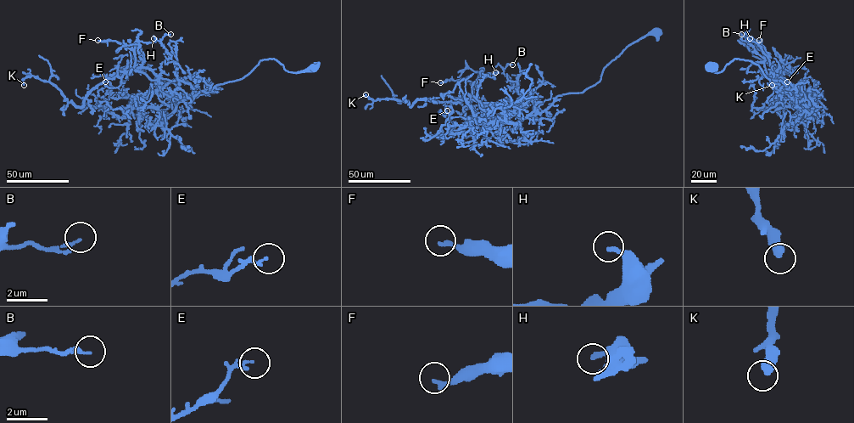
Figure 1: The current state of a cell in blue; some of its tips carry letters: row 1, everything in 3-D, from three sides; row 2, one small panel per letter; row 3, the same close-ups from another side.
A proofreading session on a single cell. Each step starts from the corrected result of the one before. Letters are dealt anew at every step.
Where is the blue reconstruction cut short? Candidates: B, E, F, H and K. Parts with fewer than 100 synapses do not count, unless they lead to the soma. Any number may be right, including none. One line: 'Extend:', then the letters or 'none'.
Extend: none

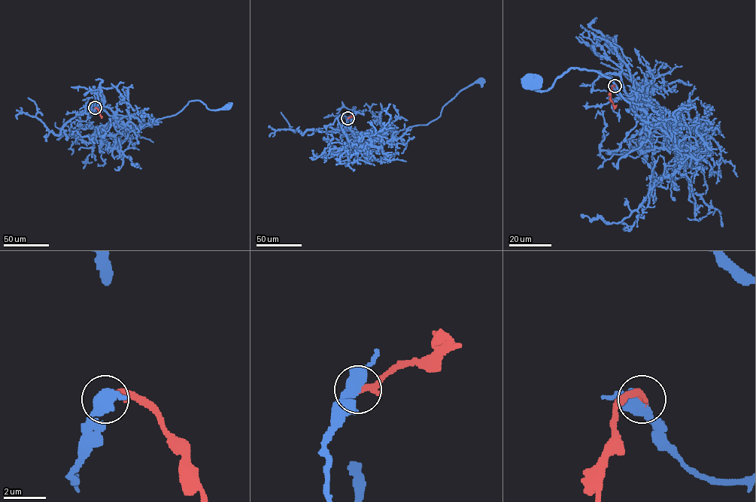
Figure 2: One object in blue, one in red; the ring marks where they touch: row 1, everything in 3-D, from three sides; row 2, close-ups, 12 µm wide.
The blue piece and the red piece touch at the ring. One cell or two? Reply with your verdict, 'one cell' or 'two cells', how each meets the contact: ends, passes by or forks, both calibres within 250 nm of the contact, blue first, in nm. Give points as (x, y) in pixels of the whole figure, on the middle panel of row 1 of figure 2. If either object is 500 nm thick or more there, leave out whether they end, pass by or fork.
one cell | 600/360 nm

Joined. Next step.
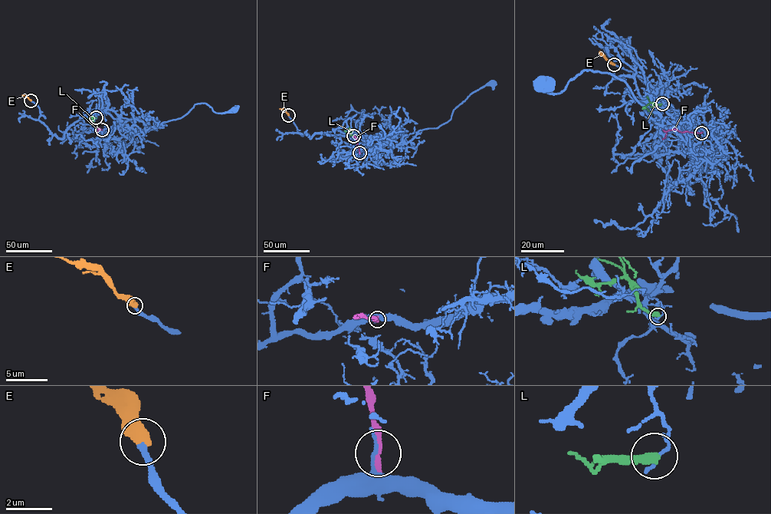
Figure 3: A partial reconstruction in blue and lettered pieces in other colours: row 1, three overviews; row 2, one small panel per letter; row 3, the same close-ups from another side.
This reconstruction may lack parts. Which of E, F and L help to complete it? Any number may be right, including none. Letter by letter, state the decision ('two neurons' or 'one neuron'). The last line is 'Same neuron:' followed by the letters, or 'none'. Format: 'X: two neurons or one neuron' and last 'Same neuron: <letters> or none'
E: one neuron
F: two neurons
L: two neurons
Same neuron: E

